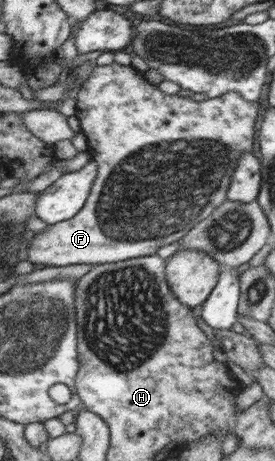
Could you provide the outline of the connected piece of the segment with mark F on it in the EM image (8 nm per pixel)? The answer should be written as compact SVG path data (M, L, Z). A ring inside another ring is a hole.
M113 62L95 65L74 99L74 115L86 138L85 151L98 165L98 174L83 206L72 218L48 225L31 237L27 260L37 267L99 265L155 254L159 246L181 238L226 200L229 178L239 155L251 150L257 104L243 100L237 92L201 101L167 95L147 83L143 74L130 65Z

